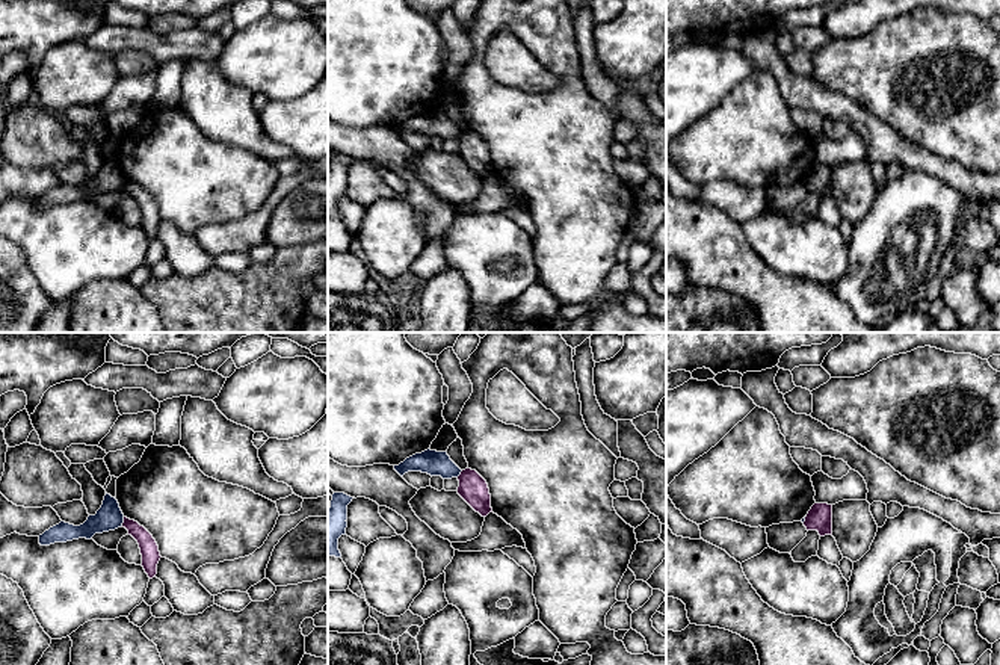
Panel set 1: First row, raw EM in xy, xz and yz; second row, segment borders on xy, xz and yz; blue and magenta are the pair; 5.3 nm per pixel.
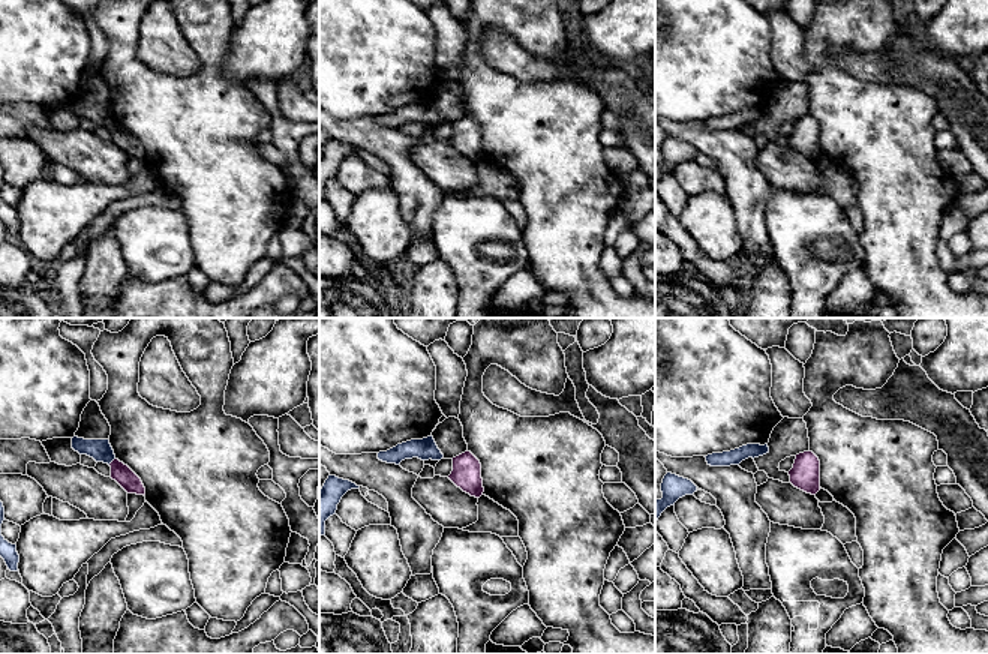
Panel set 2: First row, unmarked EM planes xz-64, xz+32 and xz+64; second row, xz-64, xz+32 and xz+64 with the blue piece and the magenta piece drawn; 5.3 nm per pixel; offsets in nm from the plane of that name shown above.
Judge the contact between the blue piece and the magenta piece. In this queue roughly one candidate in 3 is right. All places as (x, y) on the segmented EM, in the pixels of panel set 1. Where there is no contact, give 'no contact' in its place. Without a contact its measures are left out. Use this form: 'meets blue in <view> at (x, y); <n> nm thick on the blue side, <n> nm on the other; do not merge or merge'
meets blue in xy at (123, 522); 140 nm thick on the blue side, 100 nm on the other; do not merge

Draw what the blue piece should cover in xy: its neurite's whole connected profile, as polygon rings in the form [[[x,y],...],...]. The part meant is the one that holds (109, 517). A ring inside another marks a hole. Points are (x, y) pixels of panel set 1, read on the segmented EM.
[[[106,493],[103,505],[95,515],[89,515],[88,520],[80,526],[60,521],[39,535],[39,544],[50,546],[54,543],[66,543],[79,538],[91,540],[95,534],[121,527],[122,523],[124,514],[118,500]]]

